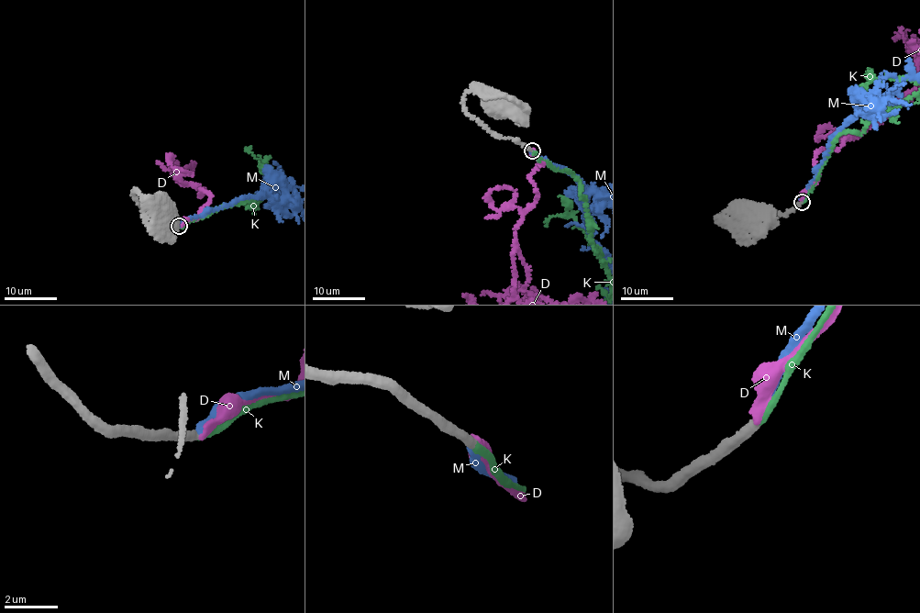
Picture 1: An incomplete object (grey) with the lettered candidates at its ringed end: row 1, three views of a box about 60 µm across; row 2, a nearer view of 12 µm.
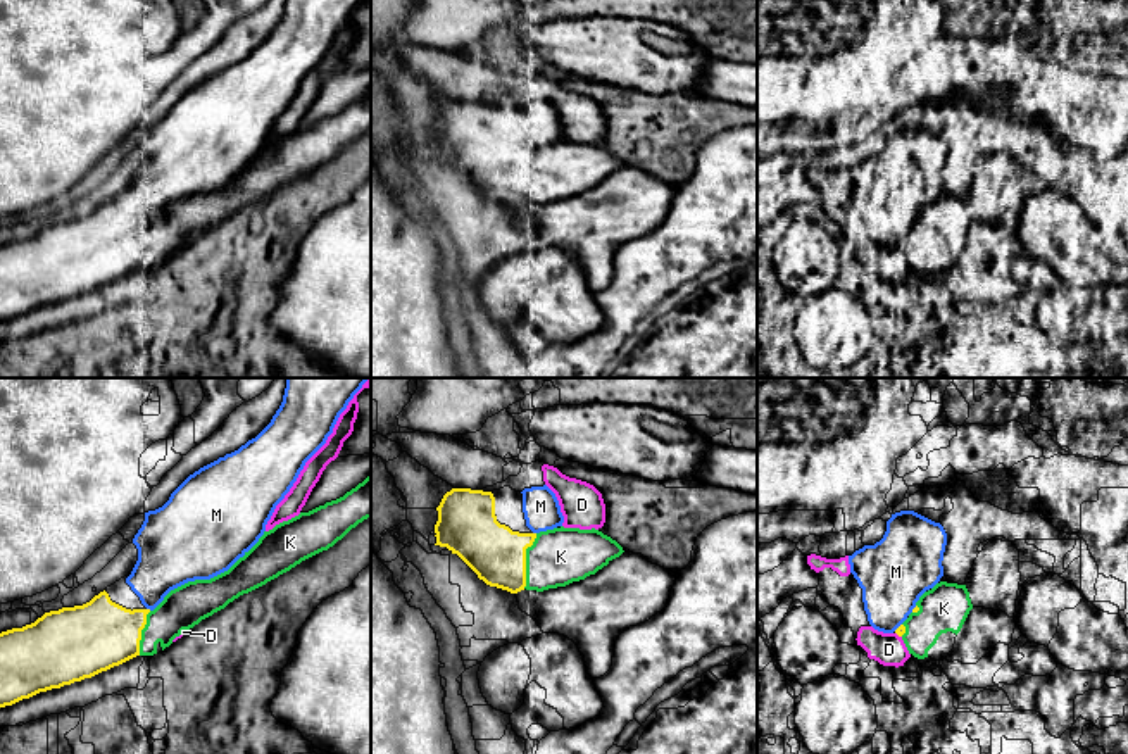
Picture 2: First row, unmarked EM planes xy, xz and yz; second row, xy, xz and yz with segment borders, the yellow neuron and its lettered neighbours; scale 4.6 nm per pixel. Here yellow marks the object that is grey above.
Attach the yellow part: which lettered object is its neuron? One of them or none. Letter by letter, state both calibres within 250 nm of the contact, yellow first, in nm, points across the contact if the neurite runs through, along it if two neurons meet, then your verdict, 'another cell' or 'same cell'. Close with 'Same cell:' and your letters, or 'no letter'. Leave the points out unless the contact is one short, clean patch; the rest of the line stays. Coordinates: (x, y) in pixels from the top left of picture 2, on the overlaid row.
D: 50/160 nm | another cell
K: 260/260 nm | another cell
M: 50/320 nm | same cell
Same cell: M

